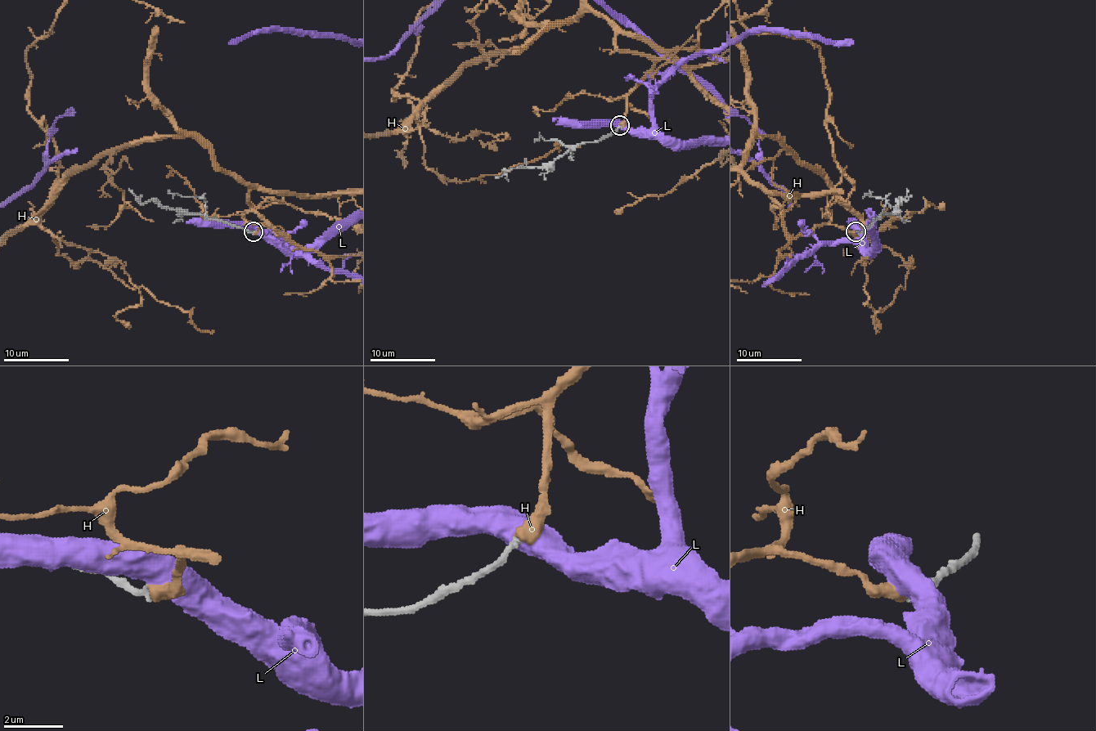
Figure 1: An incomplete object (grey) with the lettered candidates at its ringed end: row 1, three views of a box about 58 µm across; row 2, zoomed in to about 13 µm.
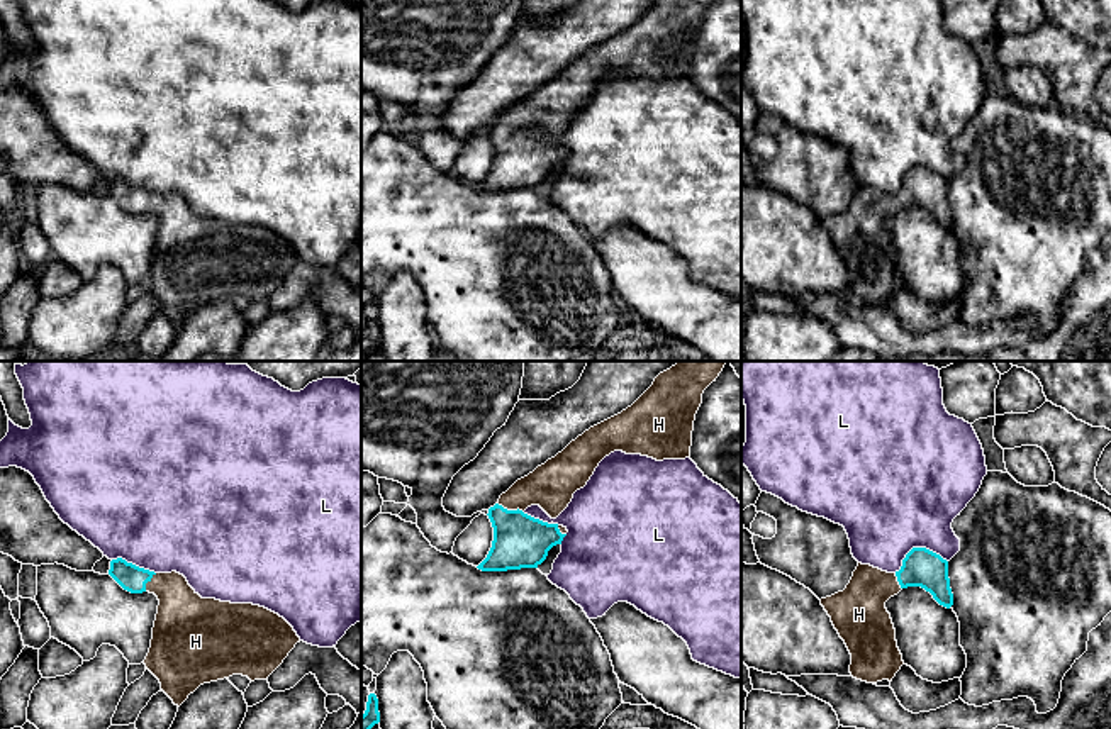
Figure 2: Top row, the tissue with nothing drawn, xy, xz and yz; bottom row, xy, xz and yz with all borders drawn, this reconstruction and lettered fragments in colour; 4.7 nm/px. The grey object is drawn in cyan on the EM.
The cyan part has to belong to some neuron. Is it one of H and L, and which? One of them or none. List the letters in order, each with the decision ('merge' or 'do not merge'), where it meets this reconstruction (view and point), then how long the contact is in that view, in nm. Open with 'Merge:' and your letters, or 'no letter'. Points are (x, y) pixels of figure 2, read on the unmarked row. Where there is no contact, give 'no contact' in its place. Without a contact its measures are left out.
Merge: H
H: merge | xz (511, 131) | 140 nm
L: do not merge | yz (916, 168) | 260 nm

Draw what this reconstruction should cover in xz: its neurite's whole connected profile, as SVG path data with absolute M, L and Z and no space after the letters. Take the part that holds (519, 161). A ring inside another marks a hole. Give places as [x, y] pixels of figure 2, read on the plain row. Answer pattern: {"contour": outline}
{"contour": "M655 0L631 27L590 47L555 78L517 100L489 129L494 161L477 188L538 188L568 151L524 131L539 125L556 139L611 73L641 75L656 81L690 78L695 34L712 2L716 0Z"}

